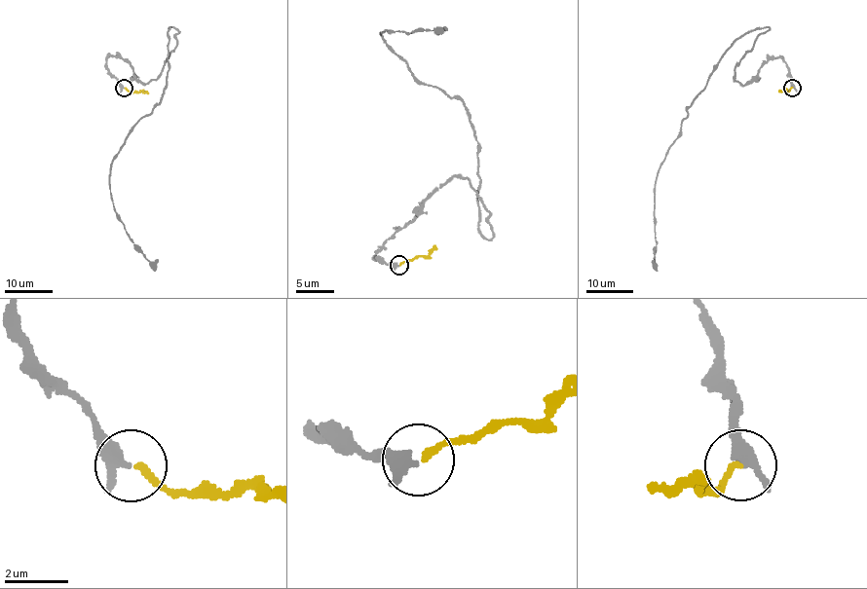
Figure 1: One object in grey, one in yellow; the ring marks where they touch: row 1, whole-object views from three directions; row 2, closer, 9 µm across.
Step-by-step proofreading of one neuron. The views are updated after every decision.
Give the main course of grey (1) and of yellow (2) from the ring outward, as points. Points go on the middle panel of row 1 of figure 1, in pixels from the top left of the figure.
1: (398, 266), (375, 253), (455, 176), (492, 237), (465, 104), (380, 32), (440, 34)
2: (399, 266), (426, 256), (434, 244)

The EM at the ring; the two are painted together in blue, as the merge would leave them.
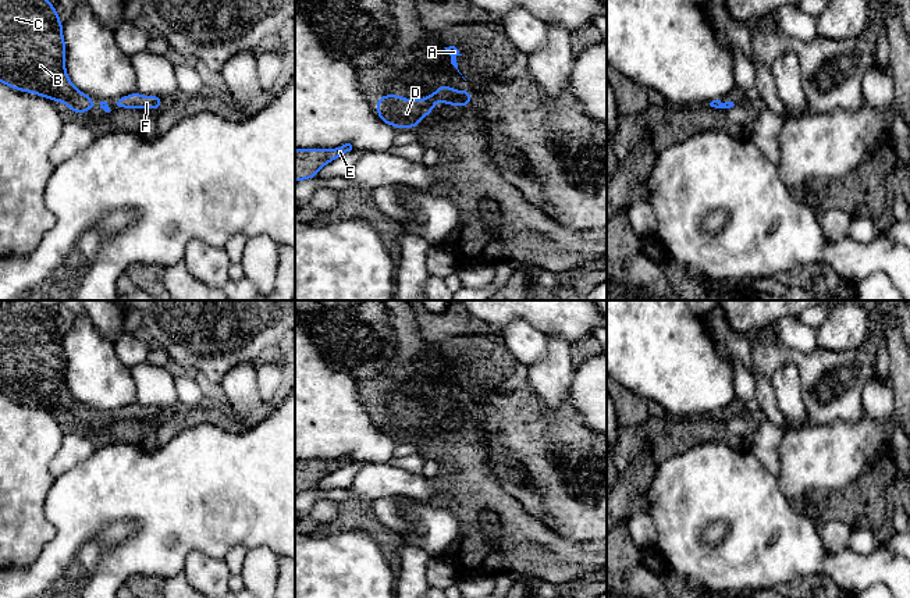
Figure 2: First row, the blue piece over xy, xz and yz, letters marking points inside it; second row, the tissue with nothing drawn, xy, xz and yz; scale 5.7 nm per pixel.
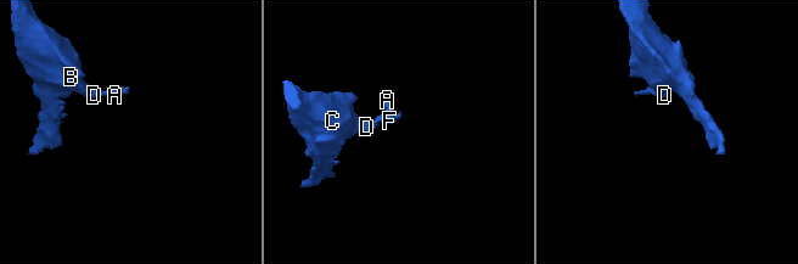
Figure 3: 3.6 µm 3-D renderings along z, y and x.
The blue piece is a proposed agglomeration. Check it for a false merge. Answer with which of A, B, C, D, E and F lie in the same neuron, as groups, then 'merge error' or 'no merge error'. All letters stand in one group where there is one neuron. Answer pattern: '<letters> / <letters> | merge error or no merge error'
A B C D E F | no merge error

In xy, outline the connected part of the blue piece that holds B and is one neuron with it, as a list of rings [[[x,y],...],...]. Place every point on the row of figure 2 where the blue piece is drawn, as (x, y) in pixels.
[[[0,0],[0,82],[19,92],[31,92],[63,102],[78,115],[97,106],[78,90],[65,71],[63,22],[47,0]]]

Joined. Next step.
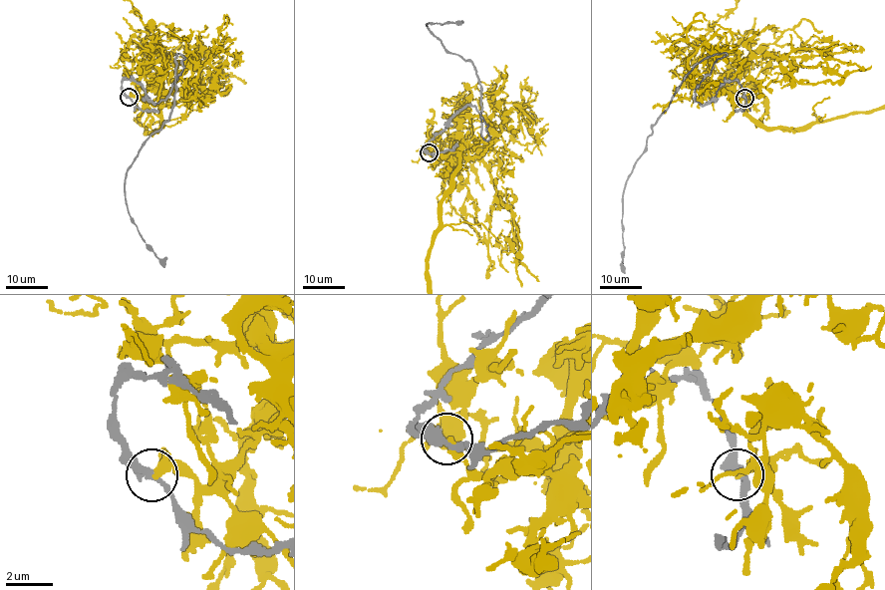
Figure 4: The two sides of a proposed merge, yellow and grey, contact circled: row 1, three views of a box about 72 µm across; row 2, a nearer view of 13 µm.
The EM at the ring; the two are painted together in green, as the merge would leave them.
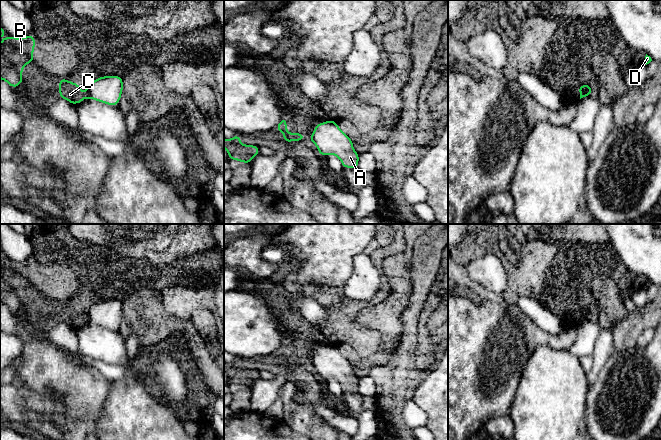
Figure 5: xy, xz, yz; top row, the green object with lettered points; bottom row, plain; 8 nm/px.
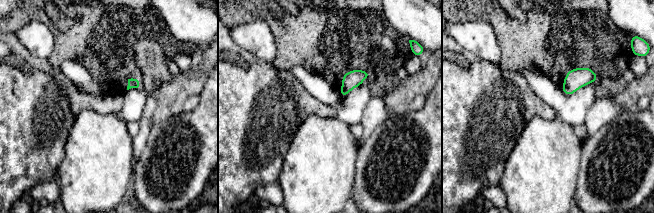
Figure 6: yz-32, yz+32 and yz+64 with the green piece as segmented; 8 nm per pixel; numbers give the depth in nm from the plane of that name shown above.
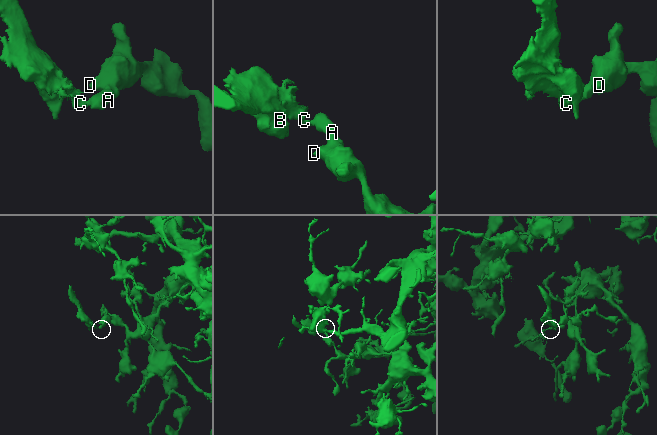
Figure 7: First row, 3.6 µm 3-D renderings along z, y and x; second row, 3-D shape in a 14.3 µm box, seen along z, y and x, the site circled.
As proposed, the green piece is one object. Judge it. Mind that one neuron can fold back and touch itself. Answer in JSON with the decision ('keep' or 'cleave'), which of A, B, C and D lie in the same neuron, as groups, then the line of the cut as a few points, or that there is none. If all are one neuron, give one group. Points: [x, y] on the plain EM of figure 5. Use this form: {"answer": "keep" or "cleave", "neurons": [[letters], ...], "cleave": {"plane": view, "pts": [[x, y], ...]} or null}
{"answer": "cleave", "neurons": [["A", "D"], ["B", "C"]], "cleave": {"plane": "yz", "pts": [[588, 308], [588, 312], [580, 319]]}}

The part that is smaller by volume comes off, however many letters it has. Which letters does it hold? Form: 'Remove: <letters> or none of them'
Remove: B, C

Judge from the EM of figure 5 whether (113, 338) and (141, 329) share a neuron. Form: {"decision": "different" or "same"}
{"decision": "different"}

